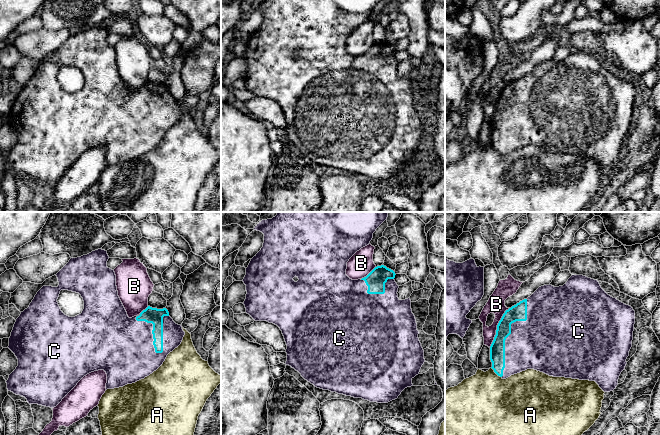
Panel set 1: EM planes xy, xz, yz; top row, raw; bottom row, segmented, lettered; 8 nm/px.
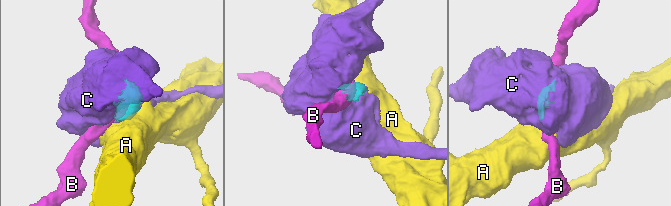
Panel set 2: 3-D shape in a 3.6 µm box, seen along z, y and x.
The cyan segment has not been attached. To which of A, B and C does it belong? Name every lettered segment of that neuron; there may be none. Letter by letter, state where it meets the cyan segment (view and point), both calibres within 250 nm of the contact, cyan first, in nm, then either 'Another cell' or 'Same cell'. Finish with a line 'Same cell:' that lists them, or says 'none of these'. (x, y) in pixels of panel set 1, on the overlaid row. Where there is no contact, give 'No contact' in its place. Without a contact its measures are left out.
A: Touches cyan at yz (496, 373). Thickness 130 nm (cyan) against 480 nm. Another cell
B: Touches cyan at yz (497, 327). Thickness 140 nm (cyan) against 140 nm. Another cell
C: Touches cyan at xy (152, 332). Thickness 130 nm (cyan) against 460 nm. Same cell
Same cell: C

